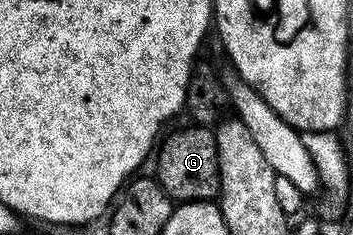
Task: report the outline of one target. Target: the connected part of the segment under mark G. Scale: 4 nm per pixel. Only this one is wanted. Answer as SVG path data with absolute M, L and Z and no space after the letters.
M207 127L190 128L179 129L167 138L164 136L163 146L162 141L158 146L159 162L156 163L154 172L159 186L175 203L210 201L219 196L219 164L214 132Z

